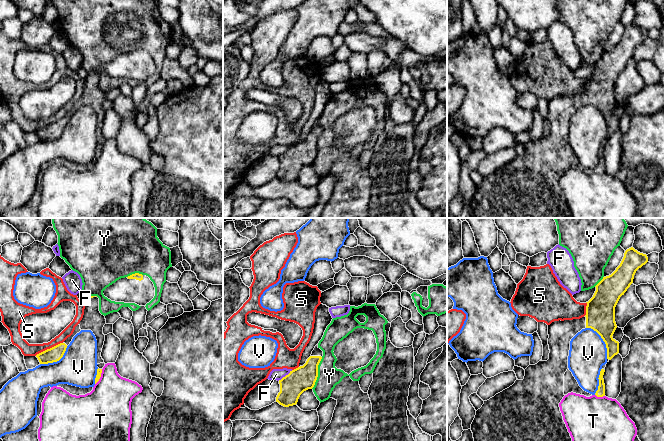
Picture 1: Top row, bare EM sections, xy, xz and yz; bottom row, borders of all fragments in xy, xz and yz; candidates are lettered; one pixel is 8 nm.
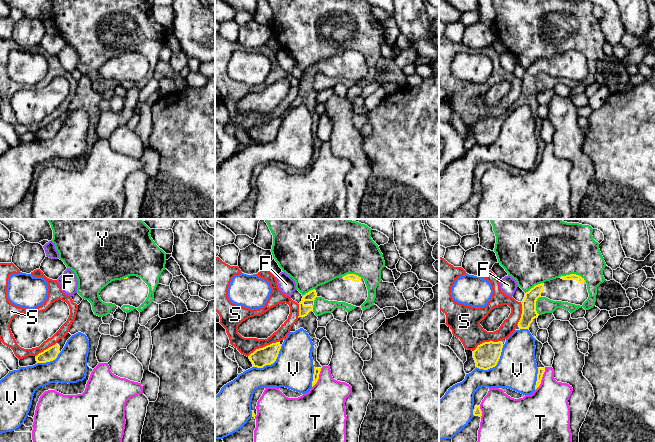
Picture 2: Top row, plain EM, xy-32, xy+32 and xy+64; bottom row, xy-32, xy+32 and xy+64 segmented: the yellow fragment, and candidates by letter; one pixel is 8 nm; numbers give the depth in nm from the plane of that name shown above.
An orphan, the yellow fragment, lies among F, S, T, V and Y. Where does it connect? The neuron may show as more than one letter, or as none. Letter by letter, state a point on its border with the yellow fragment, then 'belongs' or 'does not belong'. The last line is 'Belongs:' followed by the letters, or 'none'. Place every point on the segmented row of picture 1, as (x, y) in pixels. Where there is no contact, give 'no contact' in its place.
F: meets yellow in xz at (286, 375); does not belong
S: meets yellow in xy at (48, 349); does not belong
T: meets yellow in xy at (100, 376); does not belong
V: meets yellow in yz at (603, 340); does not belong
Y: meets yellow in xz at (317, 373); does not belong
Belongs: none

